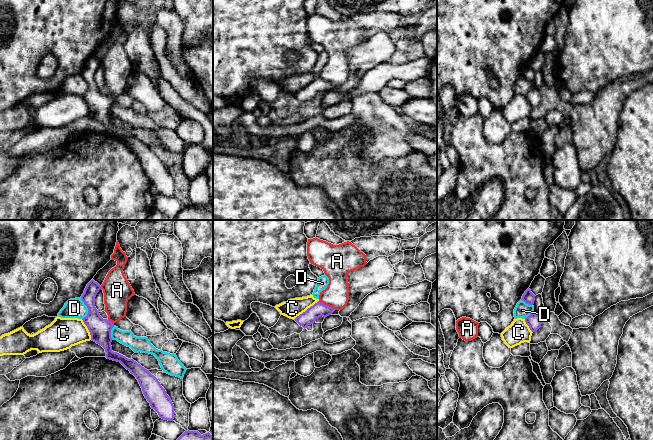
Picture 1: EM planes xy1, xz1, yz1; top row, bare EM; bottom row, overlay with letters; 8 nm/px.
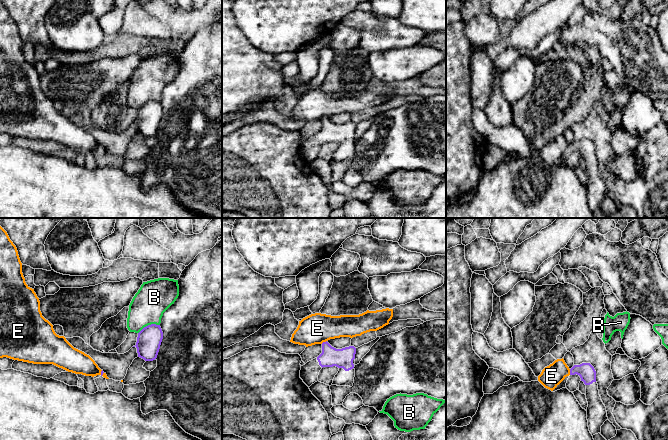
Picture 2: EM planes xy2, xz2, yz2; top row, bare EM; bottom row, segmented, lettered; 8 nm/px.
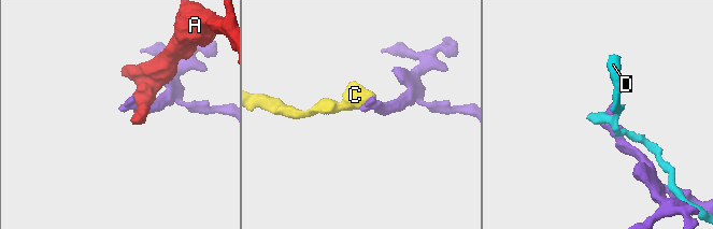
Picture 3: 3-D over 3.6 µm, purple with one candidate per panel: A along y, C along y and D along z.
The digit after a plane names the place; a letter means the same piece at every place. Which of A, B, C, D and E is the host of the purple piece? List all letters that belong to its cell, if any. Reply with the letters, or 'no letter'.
no letter

